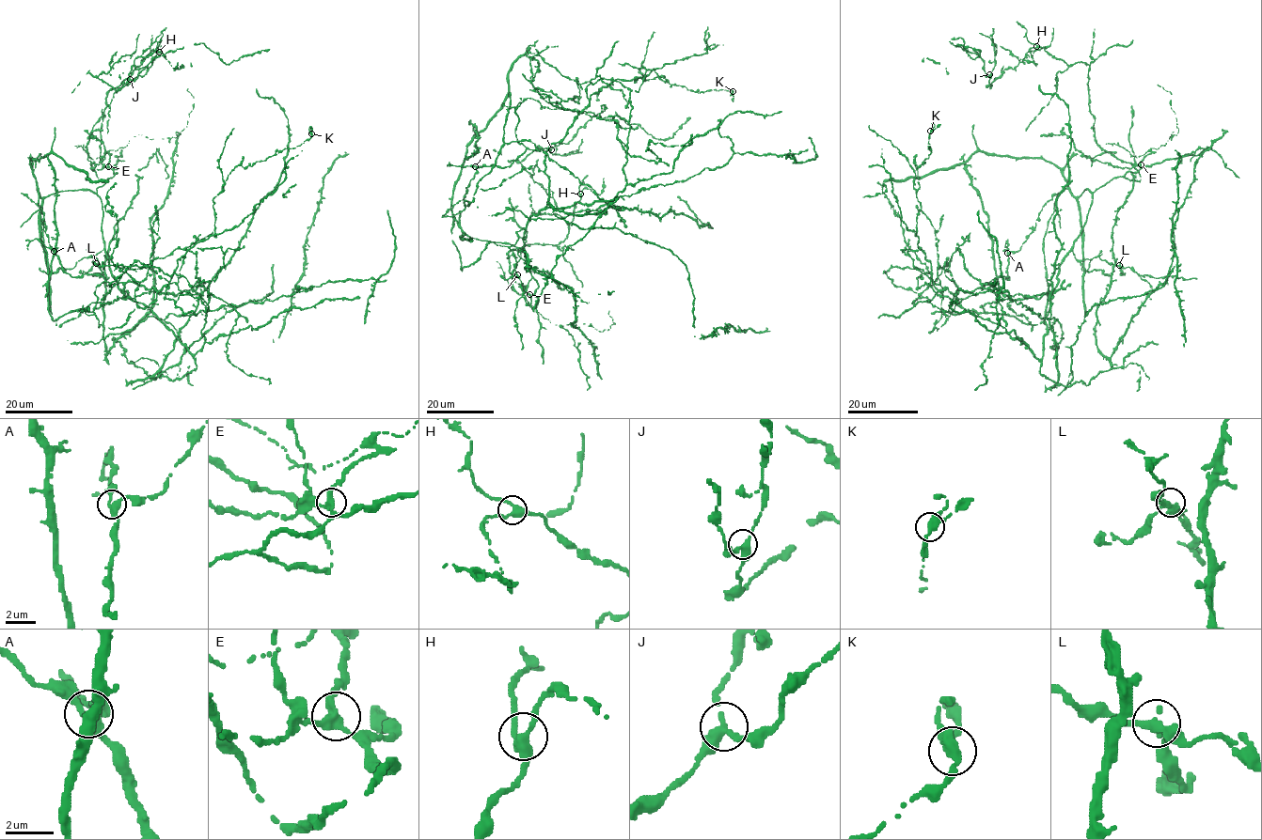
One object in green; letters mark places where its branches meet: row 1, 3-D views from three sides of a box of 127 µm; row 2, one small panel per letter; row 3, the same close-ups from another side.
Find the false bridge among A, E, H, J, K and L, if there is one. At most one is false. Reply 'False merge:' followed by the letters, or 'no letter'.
False merge: E

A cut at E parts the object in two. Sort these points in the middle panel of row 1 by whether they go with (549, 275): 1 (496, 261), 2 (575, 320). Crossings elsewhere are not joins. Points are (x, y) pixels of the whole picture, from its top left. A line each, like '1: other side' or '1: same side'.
1: other side
2: same side

